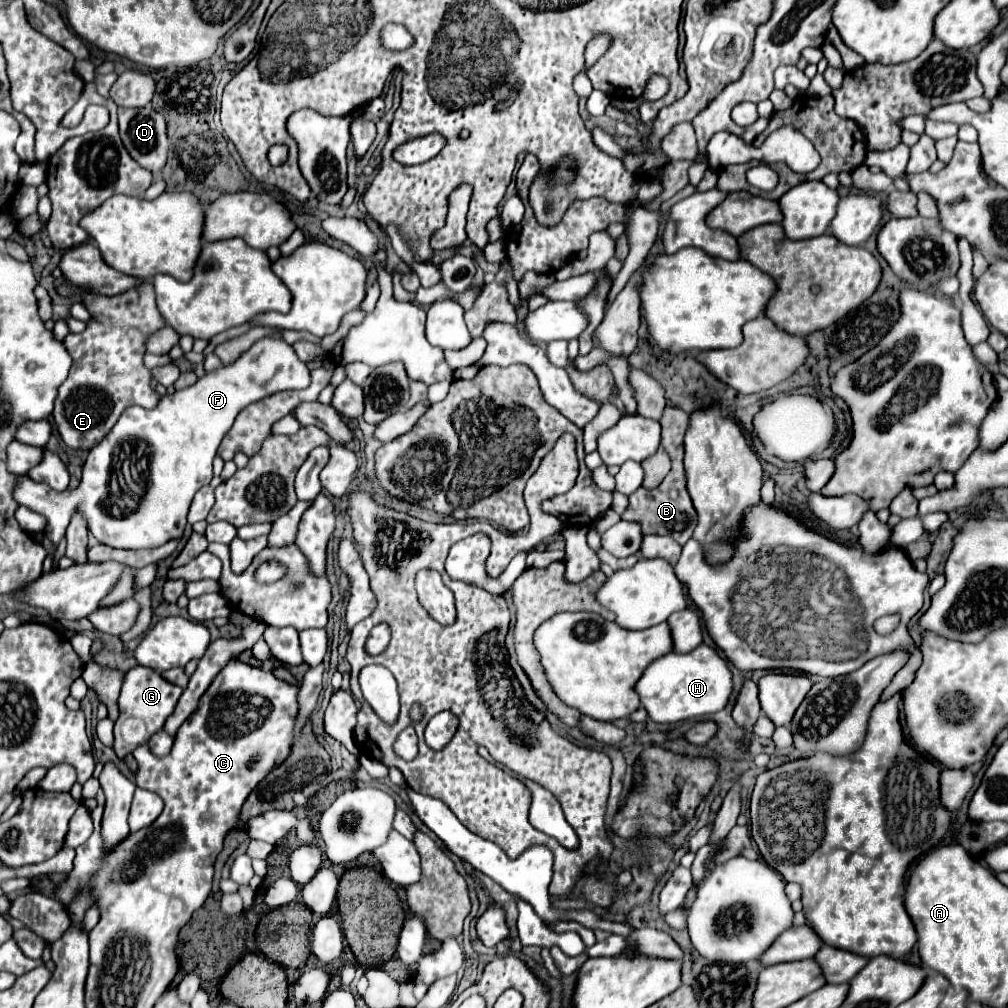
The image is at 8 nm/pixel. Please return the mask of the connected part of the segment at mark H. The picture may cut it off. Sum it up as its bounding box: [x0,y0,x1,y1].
[635,644,733,722]

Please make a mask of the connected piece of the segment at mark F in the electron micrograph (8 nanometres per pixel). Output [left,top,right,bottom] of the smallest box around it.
[13,338,311,550]

